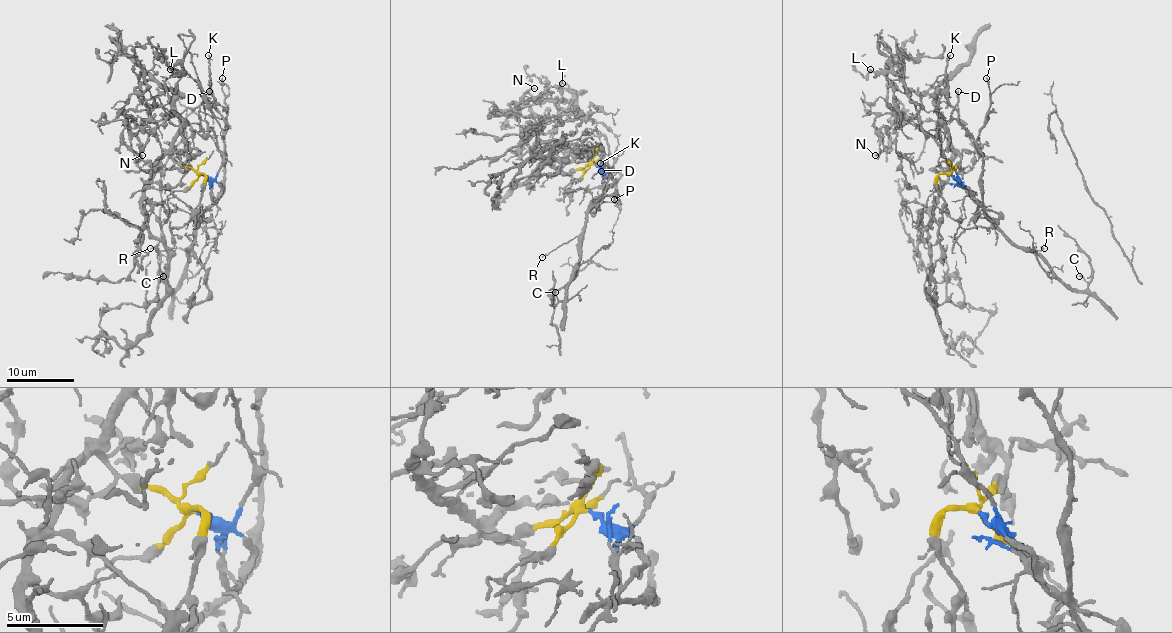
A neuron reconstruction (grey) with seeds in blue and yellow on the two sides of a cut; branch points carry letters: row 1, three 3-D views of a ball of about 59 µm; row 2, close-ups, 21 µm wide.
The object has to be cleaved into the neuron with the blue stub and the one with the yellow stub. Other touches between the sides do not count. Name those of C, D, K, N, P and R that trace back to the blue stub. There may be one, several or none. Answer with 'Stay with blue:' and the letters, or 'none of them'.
Stay with blue: C, D, K, P, R

